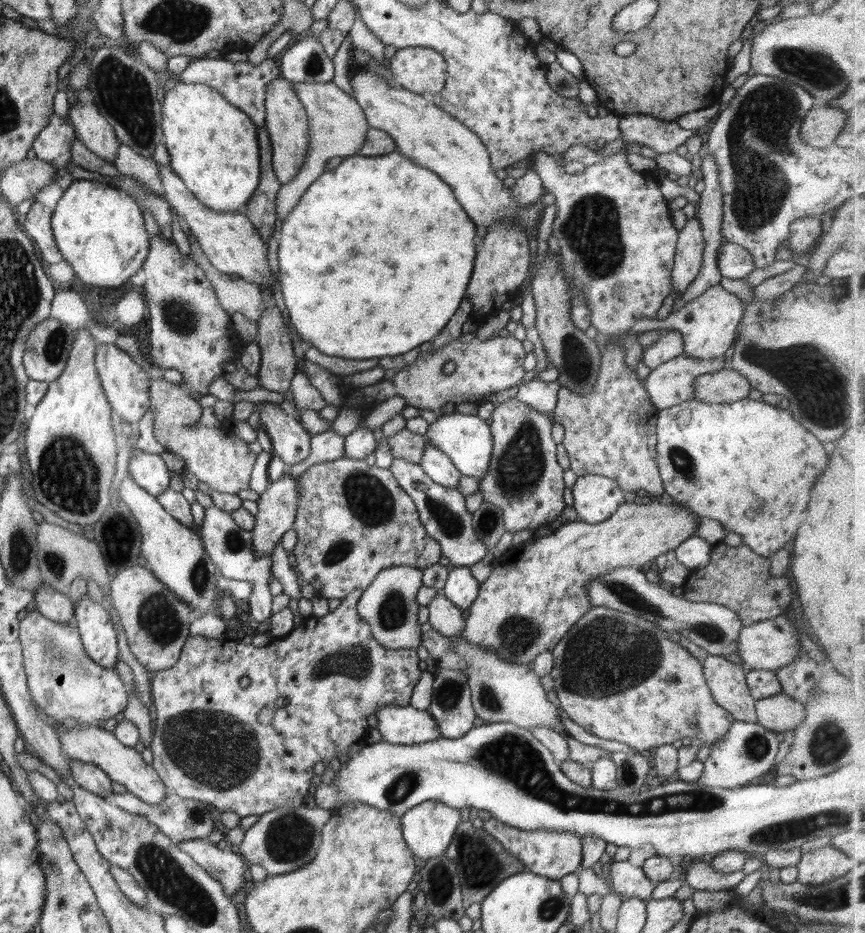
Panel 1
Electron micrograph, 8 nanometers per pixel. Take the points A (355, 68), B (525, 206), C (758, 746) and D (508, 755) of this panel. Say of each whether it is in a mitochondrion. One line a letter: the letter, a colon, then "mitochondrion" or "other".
A: other
B: other
C: mitochondrion
D: mitochondrion

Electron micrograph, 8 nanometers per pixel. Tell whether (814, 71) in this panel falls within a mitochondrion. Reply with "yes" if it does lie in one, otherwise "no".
yes

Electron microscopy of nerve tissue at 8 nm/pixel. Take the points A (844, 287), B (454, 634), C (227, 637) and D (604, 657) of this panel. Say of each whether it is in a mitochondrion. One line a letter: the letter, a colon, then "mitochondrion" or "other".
A: other
B: other
C: other
D: mitochondrion

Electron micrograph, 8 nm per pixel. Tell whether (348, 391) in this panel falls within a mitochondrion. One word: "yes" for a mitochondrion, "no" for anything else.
no

